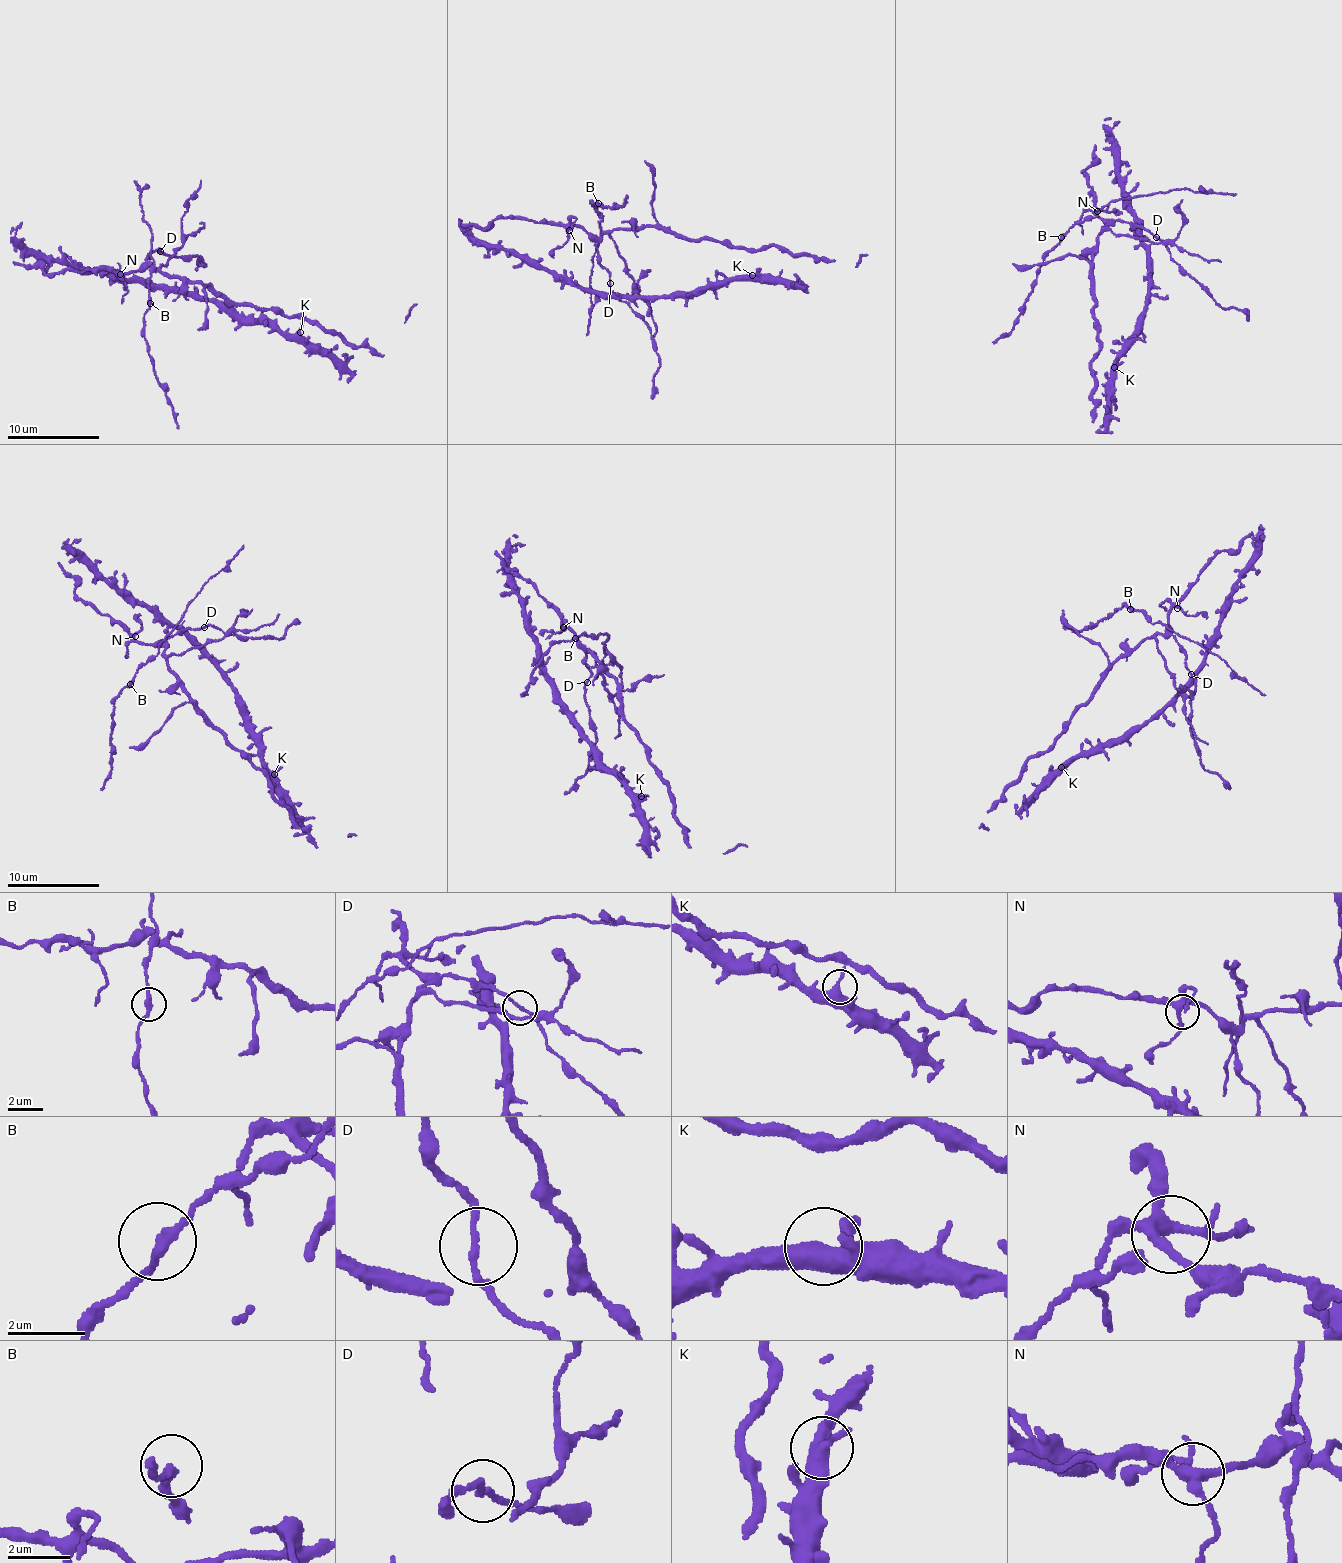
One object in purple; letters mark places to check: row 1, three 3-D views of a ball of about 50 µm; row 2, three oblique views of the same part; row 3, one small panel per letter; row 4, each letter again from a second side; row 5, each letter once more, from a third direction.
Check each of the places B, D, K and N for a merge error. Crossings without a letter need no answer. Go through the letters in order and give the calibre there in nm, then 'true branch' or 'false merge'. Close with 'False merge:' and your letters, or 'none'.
B: 240 nm thick; true branch
D: 150 nm thick; true branch
K: 360 nm thick; true branch
N: 300 nm thick; true branch
False merge: none

